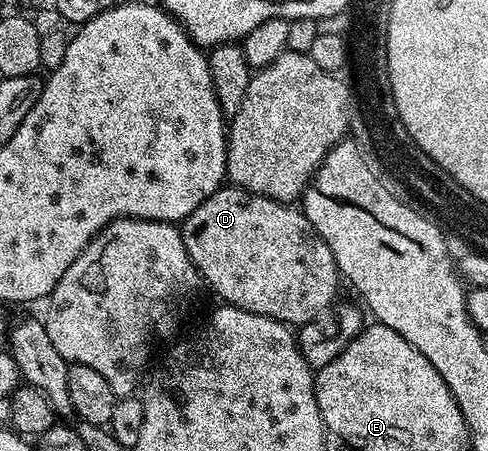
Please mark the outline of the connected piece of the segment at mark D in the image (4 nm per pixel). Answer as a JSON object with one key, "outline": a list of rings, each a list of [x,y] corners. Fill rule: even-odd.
{"outline":[[[222,187],[213,192],[206,201],[199,203],[199,207],[195,207],[195,211],[191,211],[191,215],[185,218],[180,226],[180,230],[183,245],[187,247],[187,253],[191,255],[191,263],[197,269],[200,280],[204,284],[206,281],[221,296],[220,300],[224,304],[234,305],[243,311],[251,311],[255,315],[270,317],[290,327],[300,327],[307,324],[311,319],[330,312],[331,306],[338,300],[337,281],[339,282],[339,274],[337,272],[337,264],[335,263],[335,255],[331,255],[331,247],[327,247],[327,243],[317,234],[315,227],[306,219],[304,212],[300,208],[293,208],[297,207],[283,201],[276,201],[270,197],[255,195],[246,189]]]}

